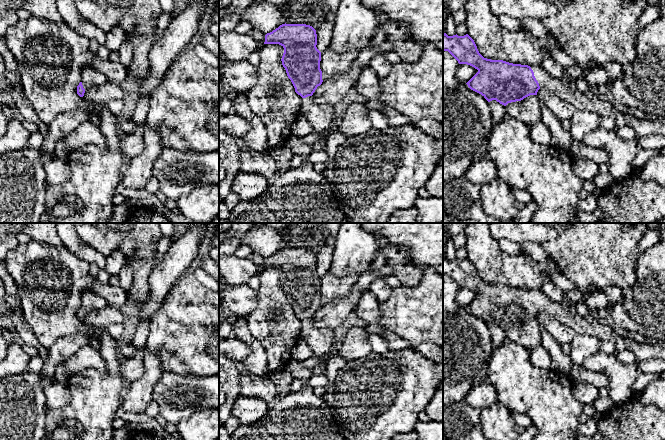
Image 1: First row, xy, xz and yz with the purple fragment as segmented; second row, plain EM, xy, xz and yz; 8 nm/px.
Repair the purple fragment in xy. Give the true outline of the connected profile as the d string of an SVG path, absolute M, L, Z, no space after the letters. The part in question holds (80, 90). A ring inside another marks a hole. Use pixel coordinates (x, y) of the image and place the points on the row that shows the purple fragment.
M86 66L81 73L82 80L77 86L77 94L84 96L85 90L93 85L103 85L107 81L107 77L92 66Z

